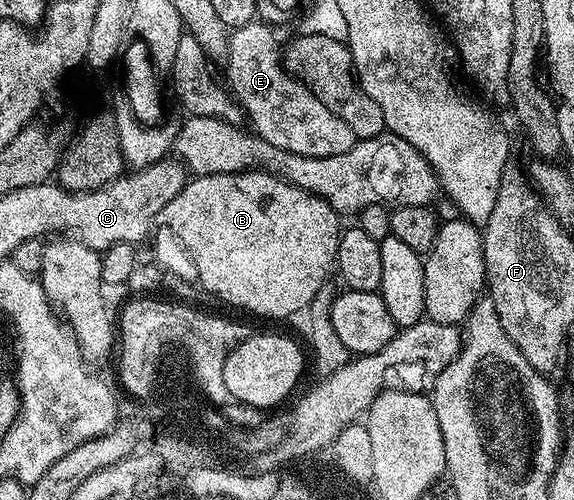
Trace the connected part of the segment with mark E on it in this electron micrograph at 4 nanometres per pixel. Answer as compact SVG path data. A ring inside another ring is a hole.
M253 21L244 27L235 28L230 35L226 58L226 83L236 102L240 104L246 119L252 122L251 130L266 141L270 141L270 145L278 145L278 149L286 149L290 153L306 157L334 157L338 153L346 153L346 149L350 149L358 141L356 134L352 132L350 125L346 125L346 121L342 121L342 117L330 113L330 109L326 109L326 105L322 105L322 101L318 101L318 97L314 97L314 93L310 93L310 89L306 89L304 83L298 82L284 68L282 47L281 44L276 44L276 35L272 31L275 30L269 24Z

